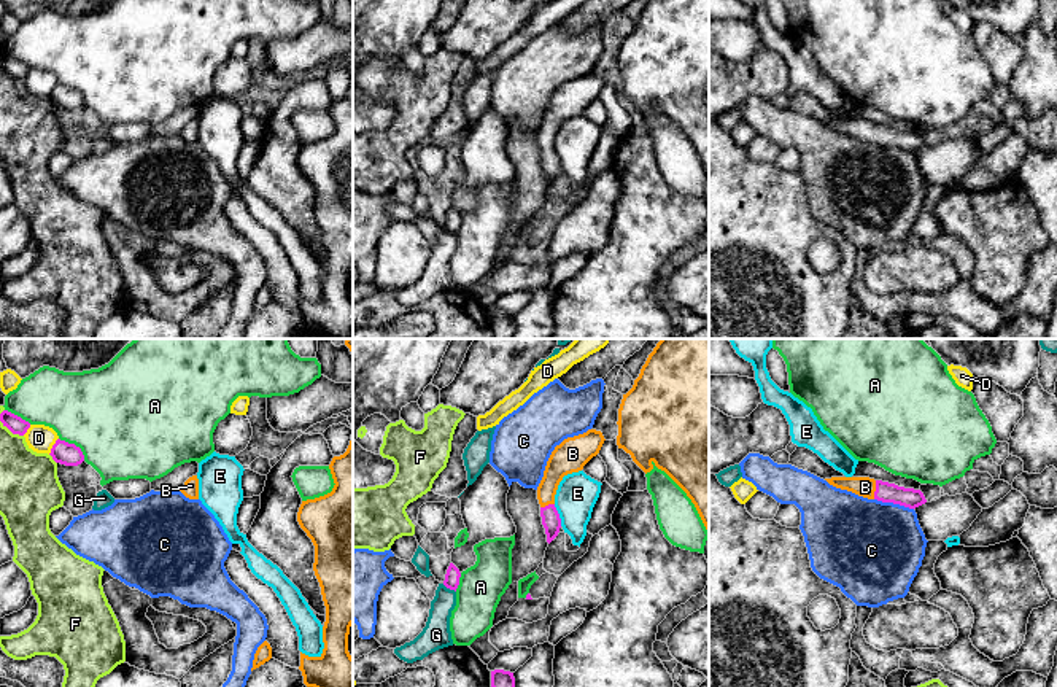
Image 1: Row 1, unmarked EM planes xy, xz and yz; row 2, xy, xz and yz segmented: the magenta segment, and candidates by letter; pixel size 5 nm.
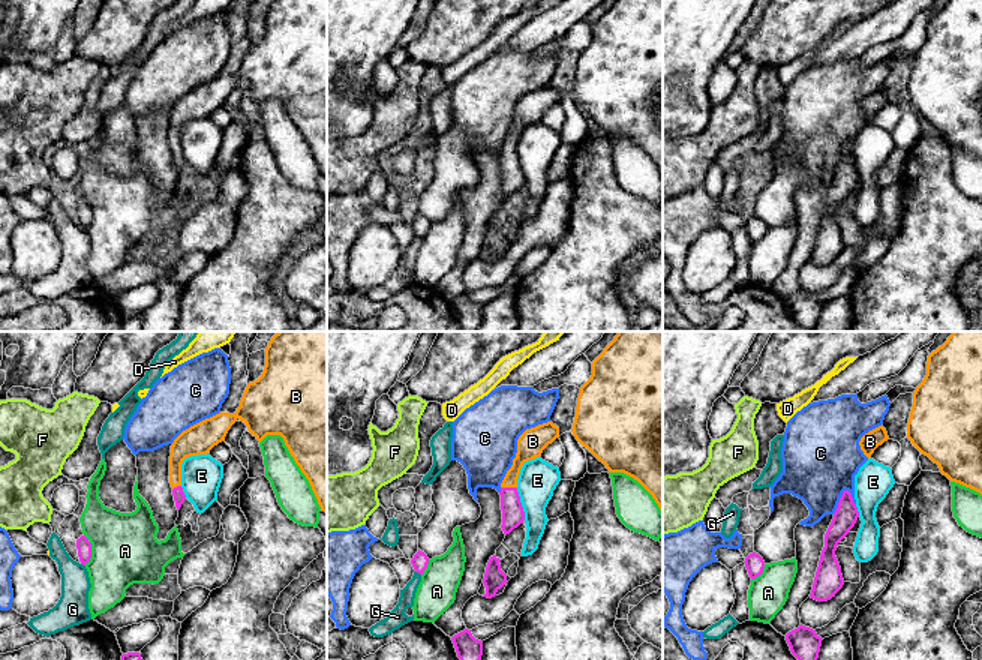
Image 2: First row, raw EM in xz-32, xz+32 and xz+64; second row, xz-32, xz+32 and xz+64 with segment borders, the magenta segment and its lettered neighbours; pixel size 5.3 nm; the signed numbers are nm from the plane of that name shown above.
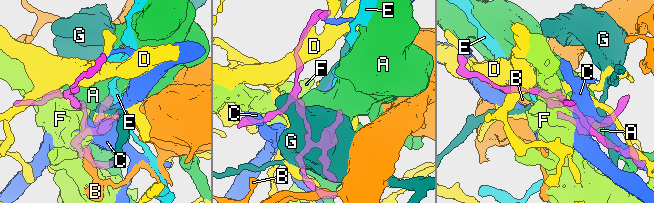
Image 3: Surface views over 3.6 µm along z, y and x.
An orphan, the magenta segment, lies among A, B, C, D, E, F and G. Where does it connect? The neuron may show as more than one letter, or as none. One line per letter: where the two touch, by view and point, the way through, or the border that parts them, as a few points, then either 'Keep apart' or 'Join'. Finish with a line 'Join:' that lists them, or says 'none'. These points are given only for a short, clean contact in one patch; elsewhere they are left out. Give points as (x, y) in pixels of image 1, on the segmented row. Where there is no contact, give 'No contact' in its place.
A: Touches magenta at xy (73, 444). Keep apart
B: Touches magenta at yz (876, 490). Join
C: Touches magenta at yz (894, 503). Keep apart
D: Touches magenta at xy (53, 446). Keep apart
E: Touches magenta at xz (558, 516). Boundary: xz (553, 504), (561, 525). Keep apart
F: Touches magenta at xy (53, 458). Keep apart
G: Touches magenta at xz (449, 587). Keep apart
Join: B

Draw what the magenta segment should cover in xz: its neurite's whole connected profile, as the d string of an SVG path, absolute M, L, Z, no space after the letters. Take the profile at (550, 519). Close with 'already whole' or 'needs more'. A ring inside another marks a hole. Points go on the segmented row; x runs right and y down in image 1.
M588 429L583 434L567 437L552 452L544 477L537 487L542 525L550 544L559 533L561 518L555 507L555 495L564 475L579 472L599 453L604 436L601 431Z; needs more

